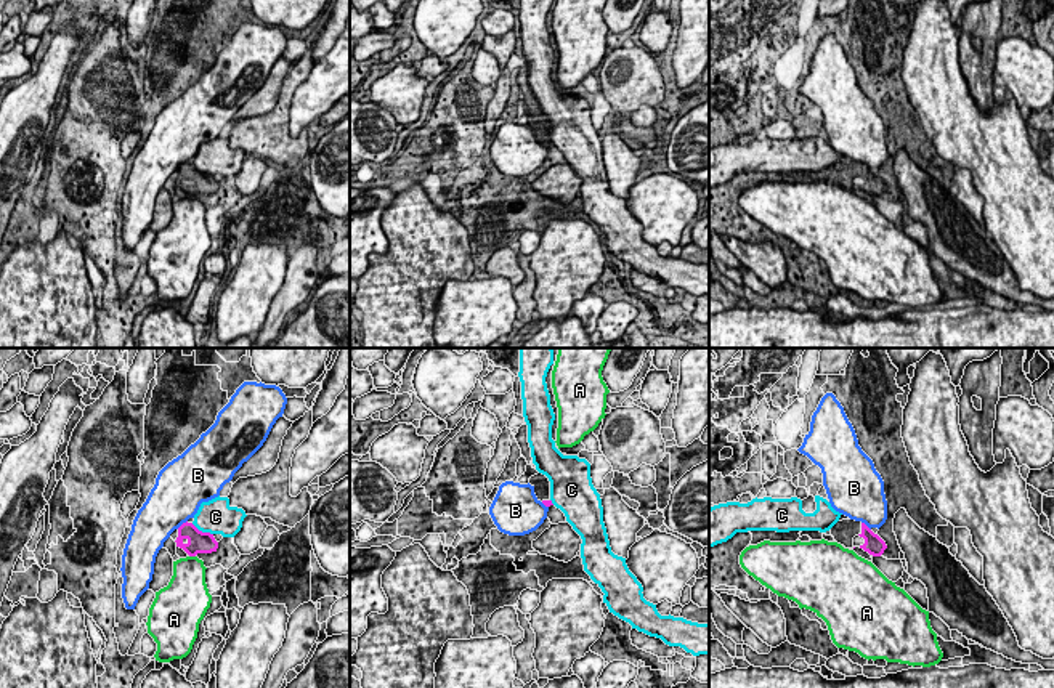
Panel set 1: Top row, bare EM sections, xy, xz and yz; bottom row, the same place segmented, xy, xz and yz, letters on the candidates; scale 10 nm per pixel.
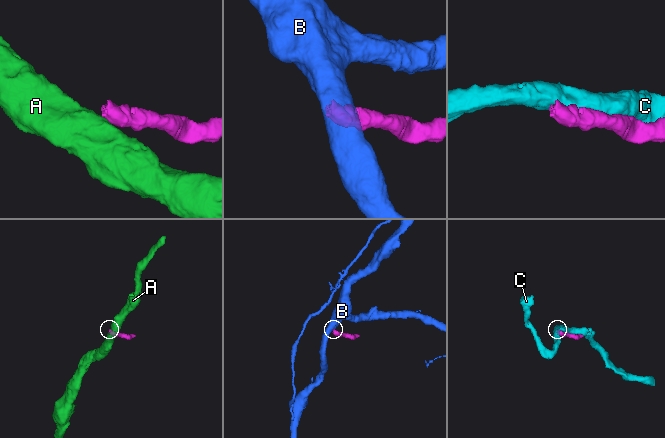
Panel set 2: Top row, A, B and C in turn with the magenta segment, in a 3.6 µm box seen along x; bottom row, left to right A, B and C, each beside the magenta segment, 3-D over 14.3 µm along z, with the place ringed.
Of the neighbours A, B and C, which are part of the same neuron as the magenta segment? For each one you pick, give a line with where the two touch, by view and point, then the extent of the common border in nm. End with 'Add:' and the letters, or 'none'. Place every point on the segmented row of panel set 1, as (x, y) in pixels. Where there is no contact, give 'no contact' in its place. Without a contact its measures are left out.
C: meets magenta in xy at (201, 531); contact 260 nm long
Add: C

